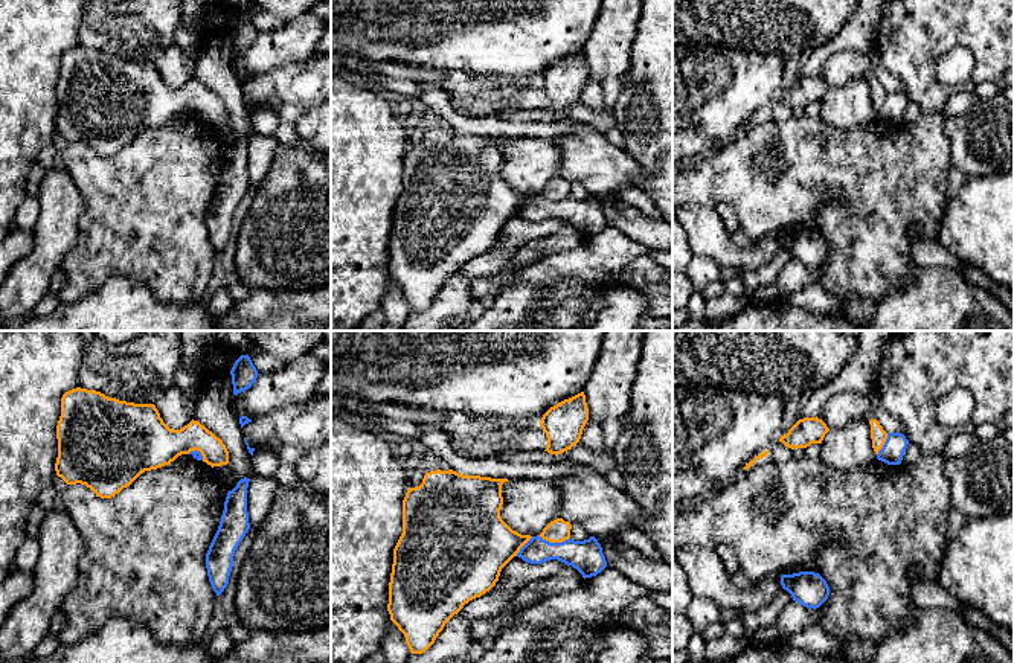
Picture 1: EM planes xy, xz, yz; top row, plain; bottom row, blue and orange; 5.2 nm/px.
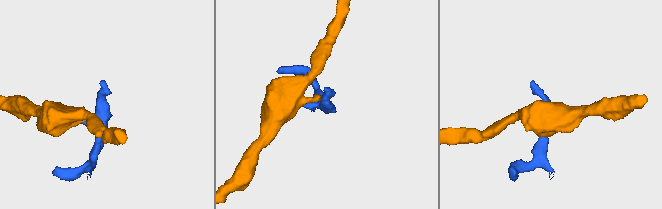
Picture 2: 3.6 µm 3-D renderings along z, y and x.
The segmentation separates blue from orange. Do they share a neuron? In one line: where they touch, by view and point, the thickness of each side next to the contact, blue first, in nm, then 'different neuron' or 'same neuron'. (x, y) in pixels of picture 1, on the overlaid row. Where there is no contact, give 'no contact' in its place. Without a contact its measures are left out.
contact xz (554, 543); calibres 170 and 120 nm; different neuron

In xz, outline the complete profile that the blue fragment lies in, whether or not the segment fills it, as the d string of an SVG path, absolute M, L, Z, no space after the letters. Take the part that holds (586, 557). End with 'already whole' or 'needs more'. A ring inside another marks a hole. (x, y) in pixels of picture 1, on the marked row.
M537 535L520 549L517 556L531 564L558 559L576 569L584 579L596 576L607 567L602 547L595 536L584 541L569 538L563 543L549 543Z; already whole

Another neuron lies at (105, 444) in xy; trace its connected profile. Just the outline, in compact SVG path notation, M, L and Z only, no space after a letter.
M81 387L61 398L56 439L56 476L67 485L85 485L101 498L114 497L142 472L195 450L212 468L229 463L223 440L198 421L172 430L154 404L119 401Z

